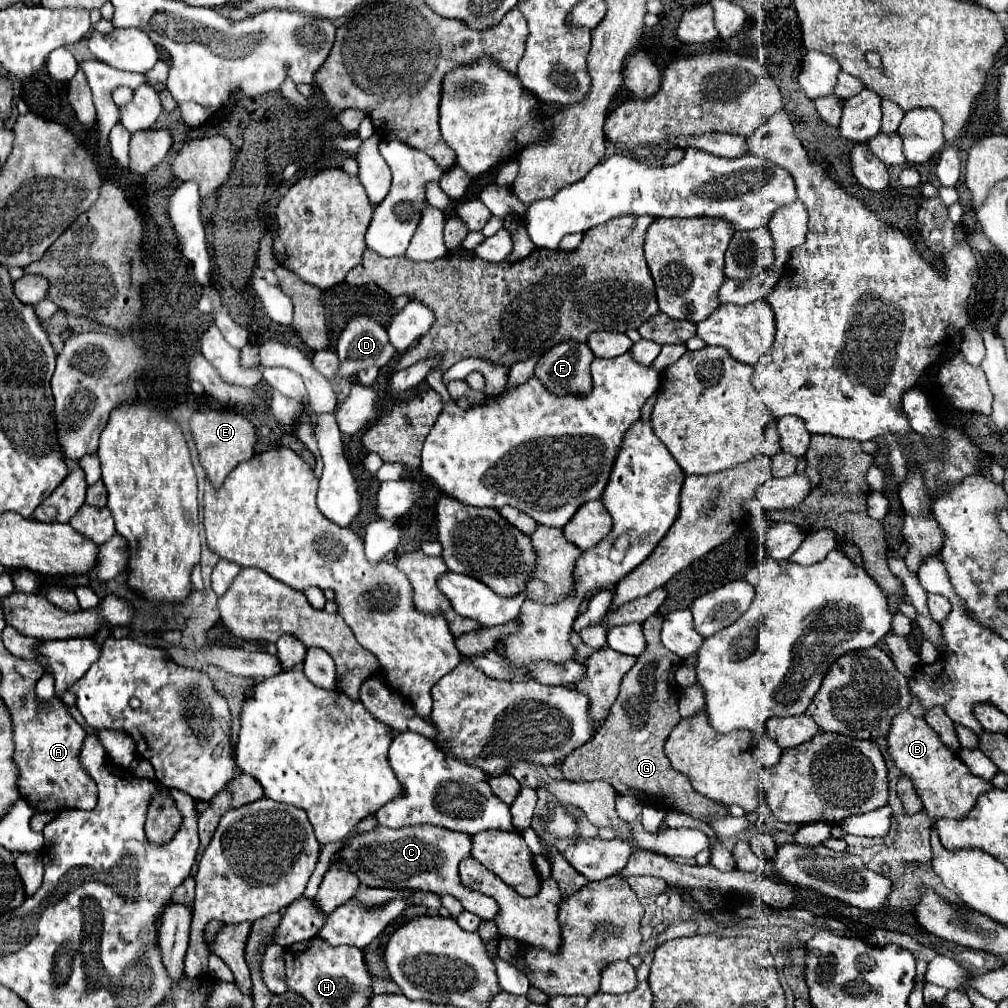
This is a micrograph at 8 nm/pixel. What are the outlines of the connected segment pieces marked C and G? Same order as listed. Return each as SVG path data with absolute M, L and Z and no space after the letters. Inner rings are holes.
M421 824L409 828L381 828L359 834L347 840L339 858L345 868L351 868L361 884L381 888L413 888L444 896L456 897L465 910L475 912L481 920L495 920L499 906L495 899L461 887L459 862L471 856L471 836L447 828Z
M653 614L643 622L643 634L647 642L647 650L637 658L635 666L623 676L619 686L619 696L611 706L611 714L601 730L595 734L591 742L573 750L563 762L563 778L565 780L605 780L609 782L617 794L629 794L639 798L643 804L659 806L663 810L679 808L691 812L695 818L707 822L711 814L729 814L727 806L715 804L709 798L697 794L687 778L671 768L669 758L663 748L671 734L671 730L679 724L679 692L681 688L675 684L673 674L679 668L681 660L669 652L659 638L663 626L663 616Z

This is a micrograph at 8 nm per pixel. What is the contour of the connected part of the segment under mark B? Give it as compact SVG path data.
M909 712L897 714L887 734L887 742L897 768L913 780L931 818L965 818L975 806L977 796L994 788L990 782L973 776L967 766L963 766L959 756L945 748L937 732L923 718L915 718Z

